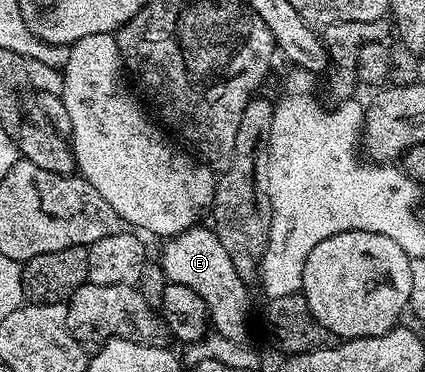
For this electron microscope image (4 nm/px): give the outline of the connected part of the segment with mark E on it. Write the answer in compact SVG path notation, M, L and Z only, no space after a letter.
M195 226L163 241L158 263L169 281L190 286L202 302L206 302L208 319L215 335L230 338L230 342L248 344L252 332L252 300L248 297L249 286L236 272L230 257L215 236L211 227Z

